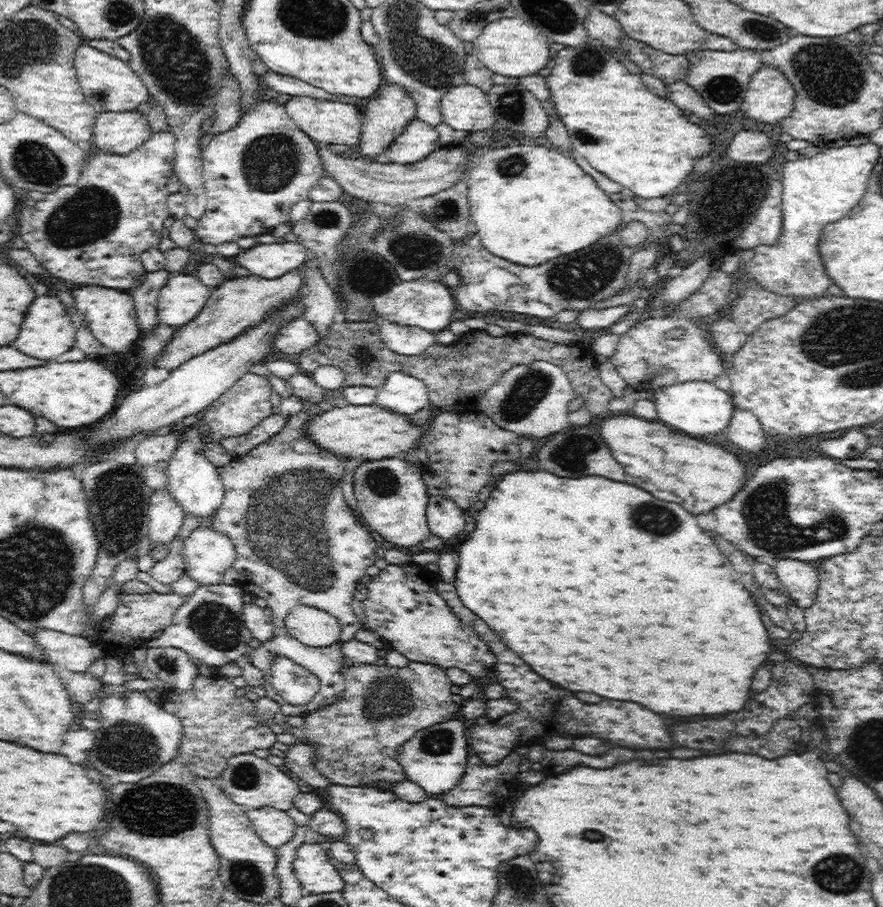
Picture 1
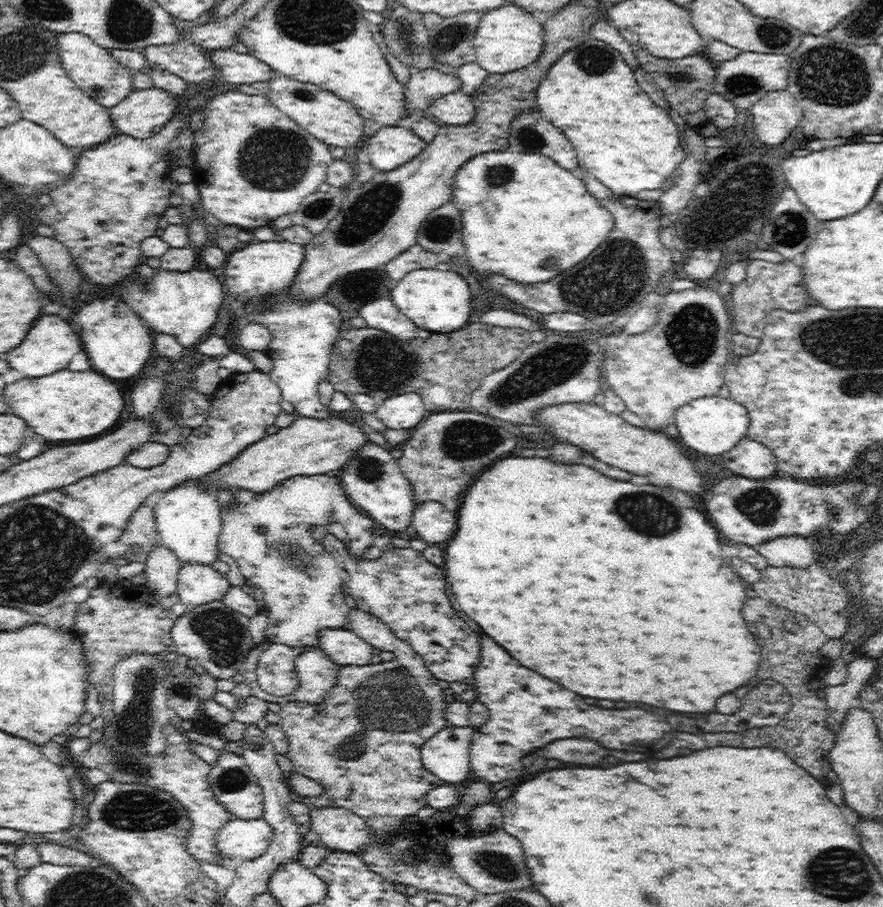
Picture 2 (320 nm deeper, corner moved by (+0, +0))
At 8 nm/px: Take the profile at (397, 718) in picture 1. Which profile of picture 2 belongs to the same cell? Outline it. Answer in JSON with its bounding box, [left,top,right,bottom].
[277,609,449,834]

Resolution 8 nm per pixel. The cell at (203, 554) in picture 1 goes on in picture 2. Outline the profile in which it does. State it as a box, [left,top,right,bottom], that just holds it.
[177,563,231,607]

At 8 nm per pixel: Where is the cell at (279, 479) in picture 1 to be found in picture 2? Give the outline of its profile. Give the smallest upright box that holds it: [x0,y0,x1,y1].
[218,475,377,705]

